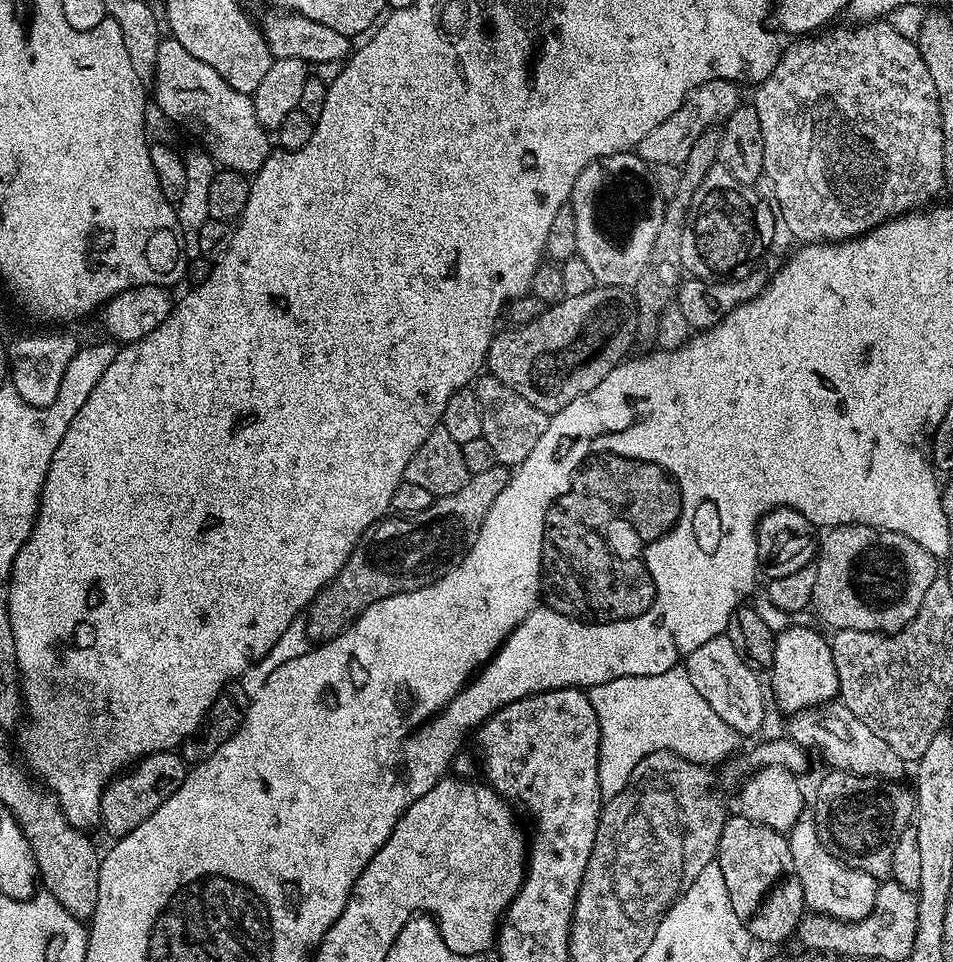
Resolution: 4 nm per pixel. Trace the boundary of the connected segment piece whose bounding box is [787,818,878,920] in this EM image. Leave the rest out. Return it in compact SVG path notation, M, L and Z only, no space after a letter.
M815 819L797 820L787 837L790 854L794 858L794 870L798 870L798 878L802 882L805 909L822 916L832 916L835 920L861 920L872 913L878 887L877 877L843 864L830 850L826 850L820 841Z

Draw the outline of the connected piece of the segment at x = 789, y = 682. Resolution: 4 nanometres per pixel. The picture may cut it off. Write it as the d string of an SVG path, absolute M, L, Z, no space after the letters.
M788 628L785 632L775 633L772 649L772 688L776 691L777 702L786 713L815 709L816 704L824 706L837 699L840 690L838 670L834 670L832 646L826 636L812 628Z

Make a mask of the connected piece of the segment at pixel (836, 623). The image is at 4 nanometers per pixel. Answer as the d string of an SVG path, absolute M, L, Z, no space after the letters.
M843 524L827 529L823 535L824 541L814 560L816 577L811 607L816 608L817 614L829 624L829 629L845 628L888 634L916 615L922 606L922 600L926 598L926 590L930 590L930 586L936 581L937 557L931 556L926 549L918 546L918 542L902 534L884 532L881 528L861 524Z

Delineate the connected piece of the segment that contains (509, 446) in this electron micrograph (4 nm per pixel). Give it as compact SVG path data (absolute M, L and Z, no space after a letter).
M490 374L481 375L474 387L482 406L482 437L493 447L499 464L508 468L519 466L537 446L539 438L545 434L550 419L549 413L531 406L526 398L522 398L517 391L511 390L505 383L498 382Z

